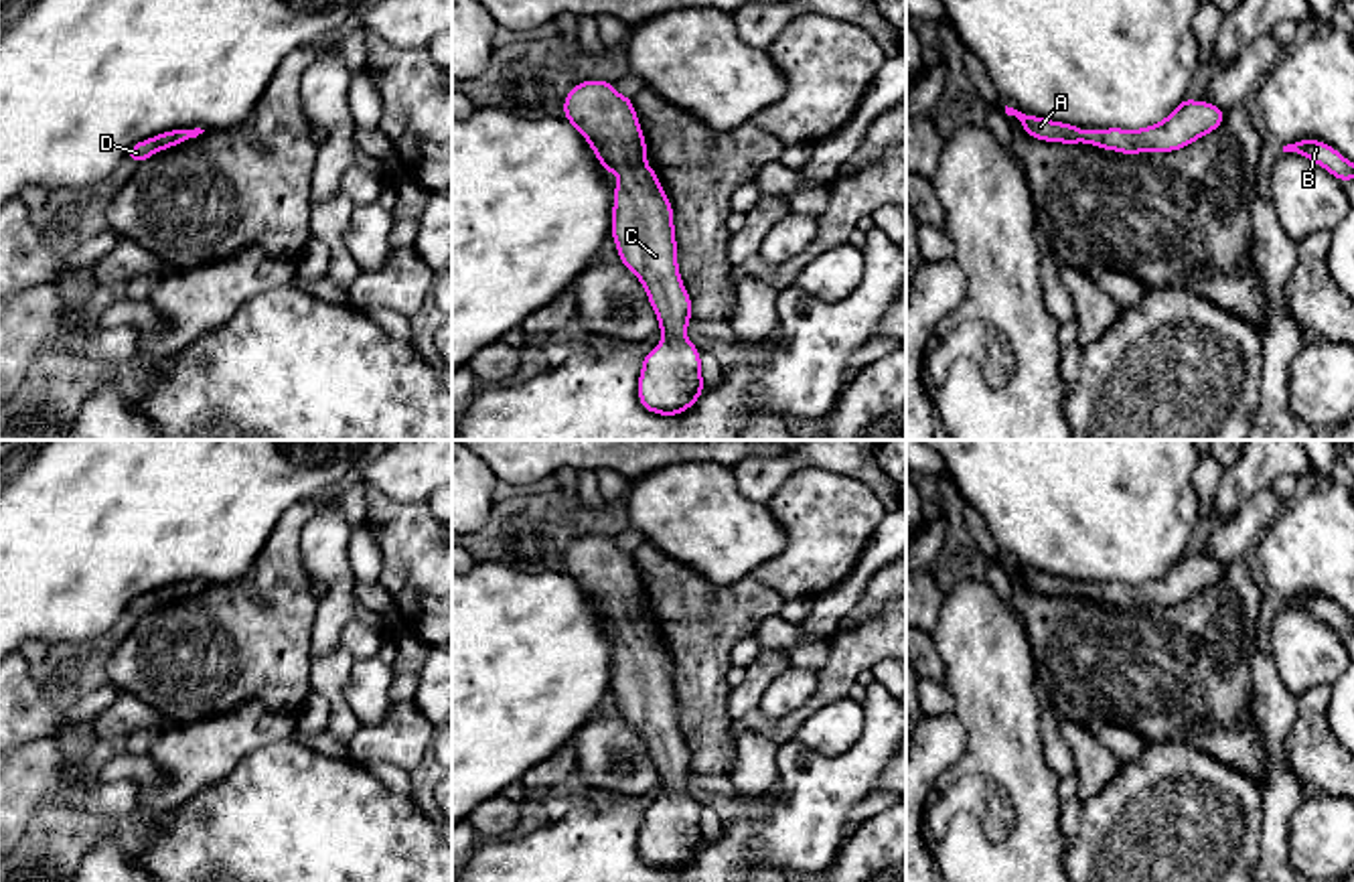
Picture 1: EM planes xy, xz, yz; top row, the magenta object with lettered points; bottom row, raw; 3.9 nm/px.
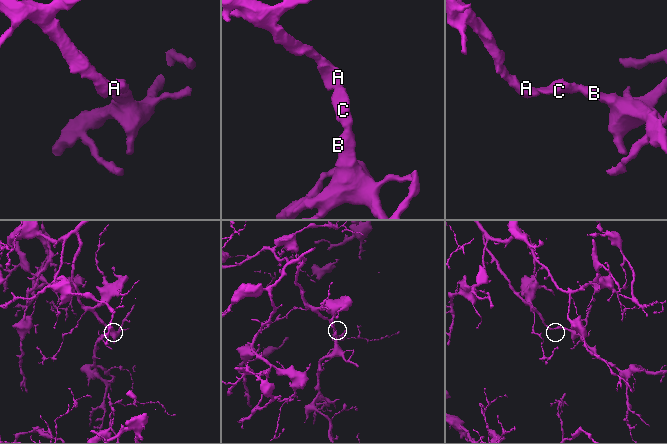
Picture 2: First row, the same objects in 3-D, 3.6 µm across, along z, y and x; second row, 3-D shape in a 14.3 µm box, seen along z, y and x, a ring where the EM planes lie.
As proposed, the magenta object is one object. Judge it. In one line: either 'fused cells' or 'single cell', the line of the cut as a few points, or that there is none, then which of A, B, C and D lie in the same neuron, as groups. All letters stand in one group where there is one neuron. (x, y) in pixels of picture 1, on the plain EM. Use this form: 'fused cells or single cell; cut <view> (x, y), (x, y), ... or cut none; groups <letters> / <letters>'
single cell; cut none; groups A B C D

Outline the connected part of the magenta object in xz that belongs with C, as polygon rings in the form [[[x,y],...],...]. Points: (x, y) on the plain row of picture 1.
[[[582,535],[563,554],[563,570],[588,594],[604,627],[618,627],[614,637],[612,693],[620,716],[638,732],[657,766],[663,795],[643,811],[638,856],[659,870],[679,870],[703,846],[699,803],[685,791],[691,775],[691,752],[677,720],[673,661],[657,627],[647,618],[647,596],[630,552],[620,549],[610,535]]]

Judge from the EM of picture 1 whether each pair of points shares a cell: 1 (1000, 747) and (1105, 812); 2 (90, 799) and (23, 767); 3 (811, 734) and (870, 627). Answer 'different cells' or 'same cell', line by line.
1: different cells
2: same cell
3: different cells

